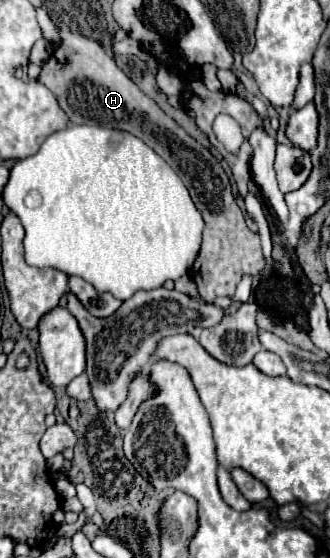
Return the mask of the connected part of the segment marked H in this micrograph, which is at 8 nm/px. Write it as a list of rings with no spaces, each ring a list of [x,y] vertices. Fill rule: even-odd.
[[[57,28],[57,34],[59,46],[43,64],[37,80],[55,94],[59,106],[73,124],[95,124],[129,132],[153,148],[173,168],[173,172],[187,186],[205,220],[201,252],[189,272],[197,284],[199,296],[205,302],[213,302],[219,296],[233,296],[243,274],[257,276],[263,272],[265,258],[261,252],[259,232],[251,232],[247,228],[219,160],[195,138],[191,138],[171,116],[167,116],[155,100],[143,94],[133,80],[115,66],[113,58],[105,54],[101,44],[81,34],[63,32],[61,28]]]

